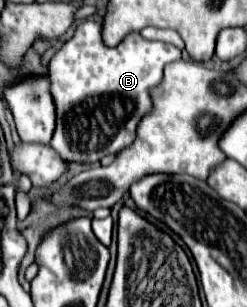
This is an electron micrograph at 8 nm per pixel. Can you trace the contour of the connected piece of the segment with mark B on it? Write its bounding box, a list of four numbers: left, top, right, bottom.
[48,18,182,162]

